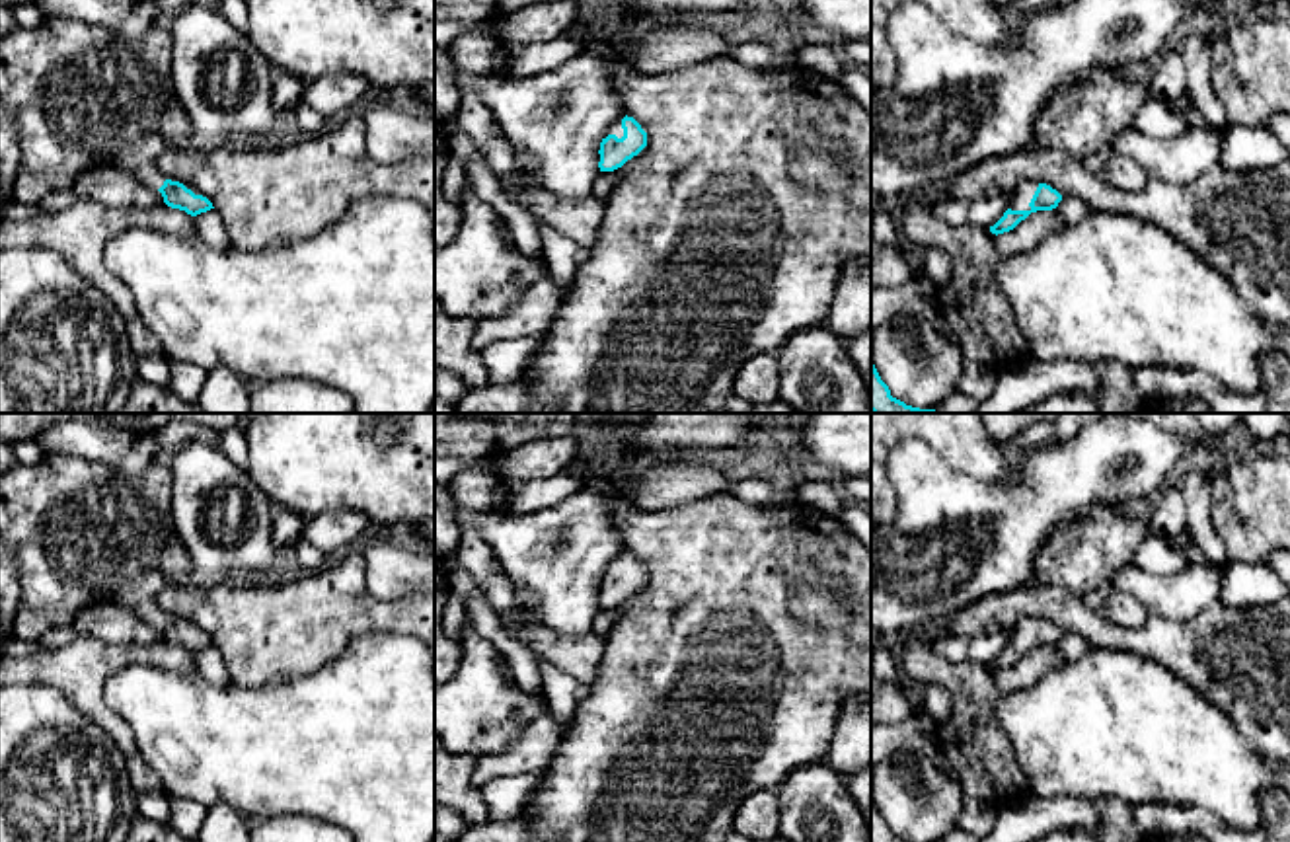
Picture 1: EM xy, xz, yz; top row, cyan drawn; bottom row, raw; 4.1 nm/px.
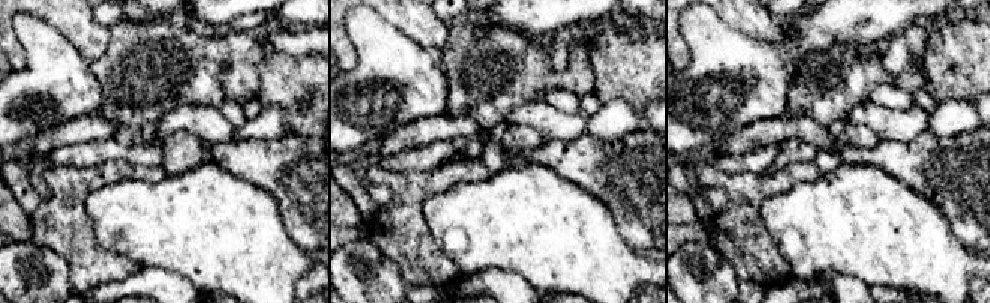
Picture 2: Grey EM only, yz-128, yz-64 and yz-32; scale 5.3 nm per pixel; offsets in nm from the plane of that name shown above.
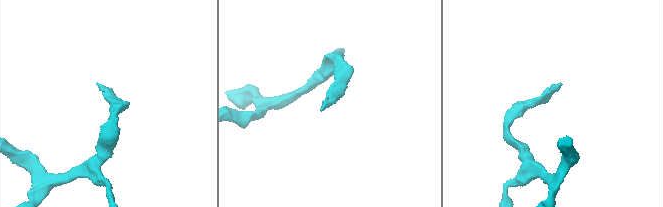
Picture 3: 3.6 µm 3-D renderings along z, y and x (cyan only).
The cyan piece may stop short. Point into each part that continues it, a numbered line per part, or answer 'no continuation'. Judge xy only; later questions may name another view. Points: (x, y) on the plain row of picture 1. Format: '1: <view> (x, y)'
1: xy (80, 533)

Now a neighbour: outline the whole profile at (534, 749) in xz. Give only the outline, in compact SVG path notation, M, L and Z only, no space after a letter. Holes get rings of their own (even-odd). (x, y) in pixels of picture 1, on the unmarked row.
M551 713L534 719L505 752L479 756L472 774L472 785L481 789L495 778L511 774L542 772L553 758L563 729Z

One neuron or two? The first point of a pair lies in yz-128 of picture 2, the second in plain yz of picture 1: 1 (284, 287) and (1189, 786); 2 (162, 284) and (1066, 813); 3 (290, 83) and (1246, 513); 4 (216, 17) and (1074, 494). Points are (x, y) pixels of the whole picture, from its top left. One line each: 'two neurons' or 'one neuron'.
1: one neuron
2: two neurons
3: one neuron
4: one neuron

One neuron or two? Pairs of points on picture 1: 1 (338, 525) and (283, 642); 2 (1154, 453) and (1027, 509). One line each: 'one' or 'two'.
1: two
2: one

